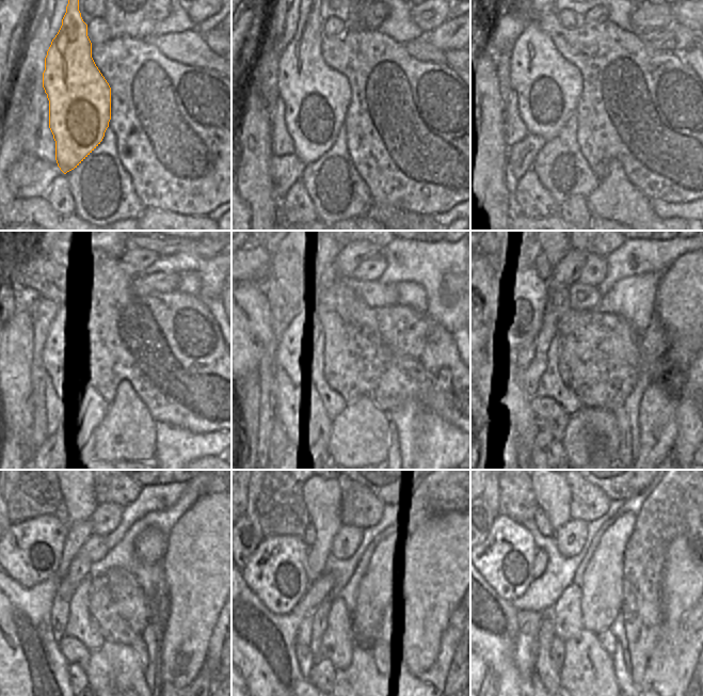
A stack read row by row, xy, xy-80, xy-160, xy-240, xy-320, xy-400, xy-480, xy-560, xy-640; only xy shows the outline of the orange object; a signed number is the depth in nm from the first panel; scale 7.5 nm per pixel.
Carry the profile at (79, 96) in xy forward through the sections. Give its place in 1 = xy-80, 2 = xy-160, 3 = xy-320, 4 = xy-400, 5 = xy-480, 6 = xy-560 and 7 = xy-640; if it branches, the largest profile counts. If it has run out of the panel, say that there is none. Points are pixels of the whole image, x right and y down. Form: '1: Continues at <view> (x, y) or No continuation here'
1: Continues at xy-80 (316, 96)
2: Continues at xy-160 (546, 88)
3: Continues at xy-320 (283, 274)
4: Continues at xy-400 (513, 252)
5: Continues at xy-480 (30, 552)
6: Continues at xy-560 (267, 554)
7: Continues at xy-640 (505, 557)

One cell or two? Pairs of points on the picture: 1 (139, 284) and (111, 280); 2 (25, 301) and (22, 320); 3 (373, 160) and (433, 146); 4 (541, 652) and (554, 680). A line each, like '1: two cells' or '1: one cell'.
1: two cells
2: two cells
3: one cell
4: one cell

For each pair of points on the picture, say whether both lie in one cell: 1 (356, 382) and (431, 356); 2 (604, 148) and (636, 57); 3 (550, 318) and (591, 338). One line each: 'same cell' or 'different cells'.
1: same cell
2: same cell
3: different cells

